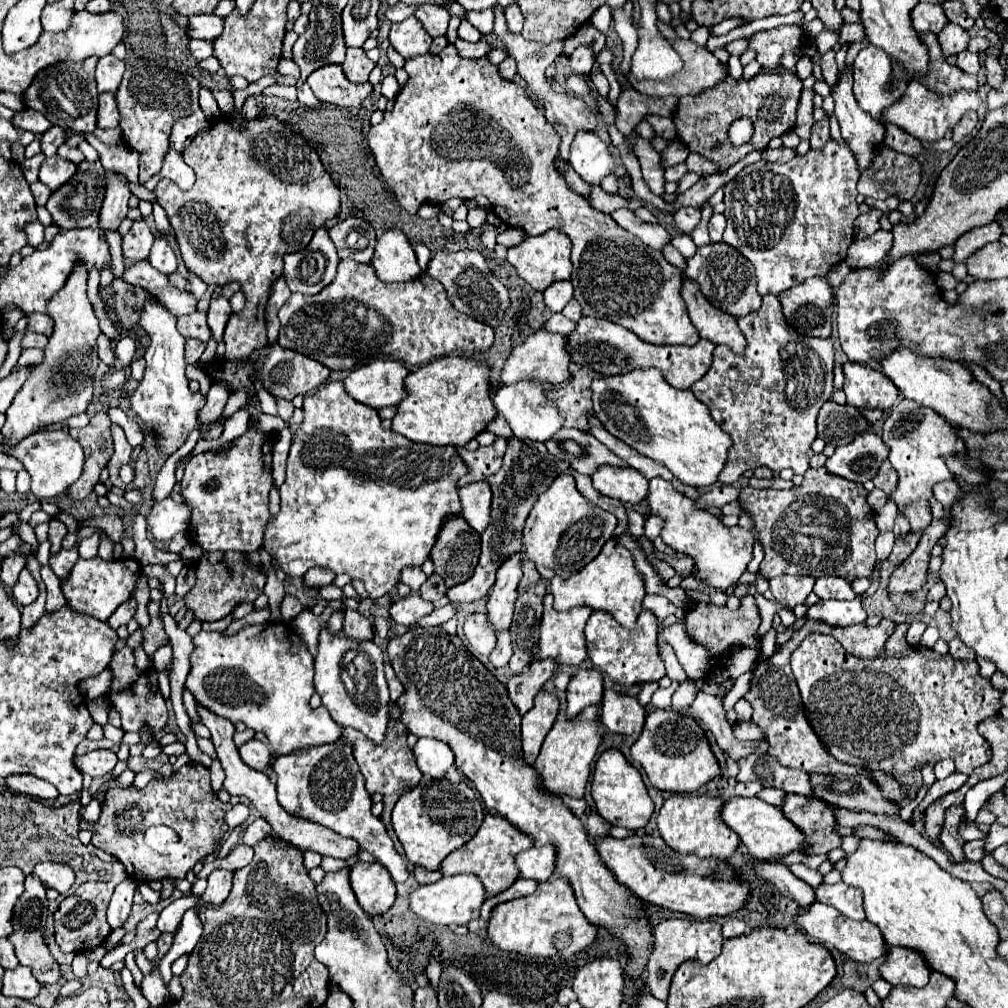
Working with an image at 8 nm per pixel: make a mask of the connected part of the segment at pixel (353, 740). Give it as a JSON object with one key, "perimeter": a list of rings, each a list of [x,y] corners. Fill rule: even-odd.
{"perimeter":[[[389,718],[387,734],[385,734],[385,740],[381,744],[371,742],[371,738],[367,738],[365,734],[361,734],[355,728],[345,728],[341,738],[347,744],[351,744],[351,748],[353,748],[353,756],[359,764],[361,774],[365,776],[365,786],[367,786],[369,794],[375,794],[375,792],[379,792],[383,796],[395,794],[401,788],[411,790],[421,782],[421,770],[417,768],[417,762],[415,762],[411,748],[407,746],[407,728],[399,720]]]}

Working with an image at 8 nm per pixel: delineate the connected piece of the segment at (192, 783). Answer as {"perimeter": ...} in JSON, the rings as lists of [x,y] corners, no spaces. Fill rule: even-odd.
{"perimeter":[[[187,762],[179,772],[171,774],[169,778],[161,778],[161,780],[151,780],[143,790],[137,790],[133,784],[127,788],[111,788],[105,796],[103,808],[101,808],[101,816],[99,822],[95,826],[91,826],[91,822],[81,822],[79,828],[81,830],[91,830],[93,838],[91,844],[113,854],[127,870],[129,878],[133,880],[141,880],[141,882],[153,882],[153,880],[165,880],[165,878],[185,878],[185,874],[207,854],[211,854],[223,834],[227,832],[227,824],[223,822],[225,812],[231,810],[229,802],[221,802],[213,788],[211,788],[211,778],[209,778],[209,770],[199,764],[199,762]],[[151,826],[169,826],[171,830],[177,832],[177,838],[167,842],[163,852],[155,852],[149,846],[145,846],[145,830]]]}

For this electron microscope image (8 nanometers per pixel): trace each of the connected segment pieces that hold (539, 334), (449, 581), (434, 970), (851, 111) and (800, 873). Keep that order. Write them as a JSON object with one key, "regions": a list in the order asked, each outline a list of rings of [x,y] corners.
{"regions":[[[[537,330],[531,336],[525,338],[525,342],[521,342],[519,346],[515,346],[511,350],[511,354],[505,360],[505,366],[501,370],[501,386],[507,384],[515,384],[519,380],[537,380],[537,382],[545,382],[545,384],[563,384],[569,378],[569,354],[565,350],[565,336],[561,334],[551,334],[545,330]]],[[[451,516],[439,530],[439,538],[431,550],[431,560],[435,572],[443,576],[445,586],[451,588],[473,576],[479,552],[481,536],[467,526],[465,518]]],[[[435,946],[435,948],[433,949],[433,958],[431,958],[431,962],[429,963],[429,966],[426,969],[426,974],[428,978],[430,978],[430,982],[434,986],[436,992],[438,991],[438,985],[442,970],[441,963],[438,959],[439,952],[439,946]]],[[[845,64],[839,82],[833,86],[835,98],[835,116],[841,126],[841,134],[847,140],[851,152],[857,156],[859,170],[865,170],[873,156],[875,146],[883,142],[885,128],[877,124],[871,114],[865,114],[853,96],[853,78],[851,78],[851,64]]],[[[793,864],[790,870],[796,877],[805,881],[814,889],[823,882],[823,876],[819,874],[818,870],[810,869],[803,864]]]]}

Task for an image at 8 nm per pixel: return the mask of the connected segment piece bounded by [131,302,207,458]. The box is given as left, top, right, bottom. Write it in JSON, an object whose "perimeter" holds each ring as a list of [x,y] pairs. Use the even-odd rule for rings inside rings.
{"perimeter":[[[161,302],[145,304],[141,326],[149,332],[151,344],[145,352],[145,378],[131,396],[131,410],[145,424],[145,428],[155,434],[157,452],[169,458],[181,448],[189,432],[199,428],[199,410],[205,406],[207,396],[199,390],[191,392],[189,388],[189,378],[185,376],[187,362],[183,358],[185,338],[177,332],[175,318],[167,312],[167,308]]]}

